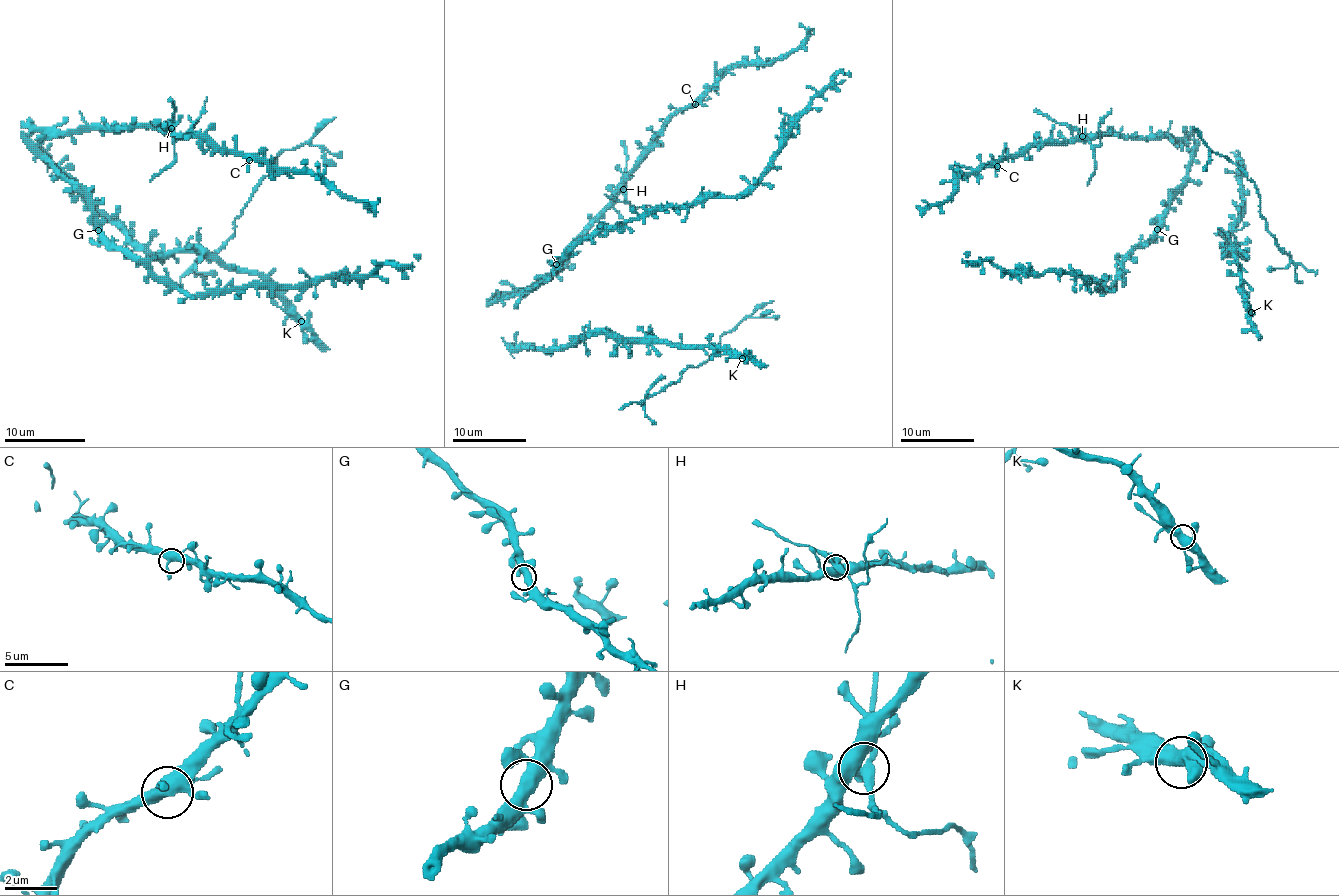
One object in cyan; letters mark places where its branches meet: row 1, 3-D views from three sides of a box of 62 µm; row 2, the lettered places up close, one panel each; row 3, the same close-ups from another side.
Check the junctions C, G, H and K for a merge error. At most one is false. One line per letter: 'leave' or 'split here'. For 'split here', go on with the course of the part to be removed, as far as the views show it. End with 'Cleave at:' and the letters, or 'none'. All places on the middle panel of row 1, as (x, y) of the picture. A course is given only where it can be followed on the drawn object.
C: leave
G: leave
H: split here; foreign part runs (623, 189), (626, 200), (634, 205), (648, 205), (656, 218)
K: leave
Cleave at: H

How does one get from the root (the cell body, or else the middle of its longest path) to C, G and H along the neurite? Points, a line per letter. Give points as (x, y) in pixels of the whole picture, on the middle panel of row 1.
C: (516, 304), (518, 295), (501, 297), (525, 292), (560, 268), (648, 143), (694, 104)
G: (516, 304), (525, 293), (532, 292), (556, 264)
H: (516, 304), (518, 295), (501, 297), (510, 292), (525, 292), (553, 275), (562, 266), (569, 246), (623, 189)

